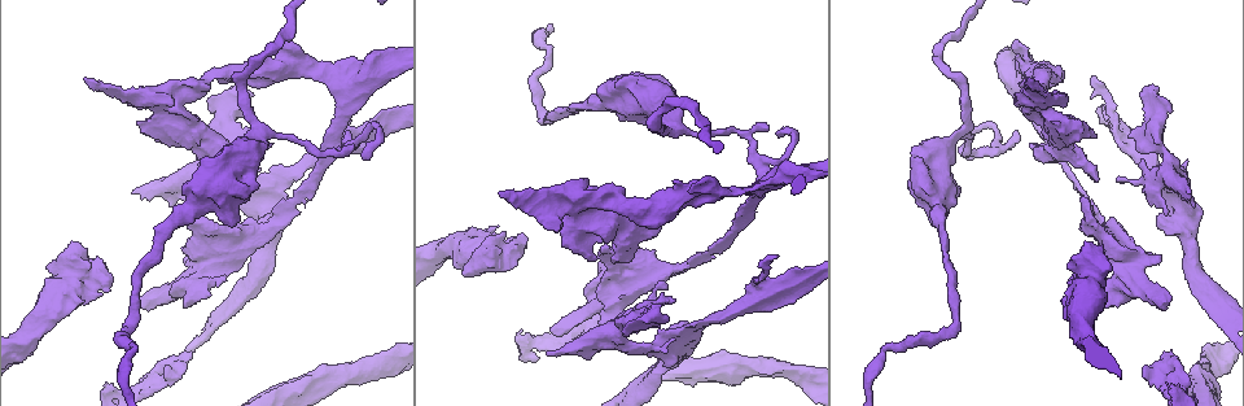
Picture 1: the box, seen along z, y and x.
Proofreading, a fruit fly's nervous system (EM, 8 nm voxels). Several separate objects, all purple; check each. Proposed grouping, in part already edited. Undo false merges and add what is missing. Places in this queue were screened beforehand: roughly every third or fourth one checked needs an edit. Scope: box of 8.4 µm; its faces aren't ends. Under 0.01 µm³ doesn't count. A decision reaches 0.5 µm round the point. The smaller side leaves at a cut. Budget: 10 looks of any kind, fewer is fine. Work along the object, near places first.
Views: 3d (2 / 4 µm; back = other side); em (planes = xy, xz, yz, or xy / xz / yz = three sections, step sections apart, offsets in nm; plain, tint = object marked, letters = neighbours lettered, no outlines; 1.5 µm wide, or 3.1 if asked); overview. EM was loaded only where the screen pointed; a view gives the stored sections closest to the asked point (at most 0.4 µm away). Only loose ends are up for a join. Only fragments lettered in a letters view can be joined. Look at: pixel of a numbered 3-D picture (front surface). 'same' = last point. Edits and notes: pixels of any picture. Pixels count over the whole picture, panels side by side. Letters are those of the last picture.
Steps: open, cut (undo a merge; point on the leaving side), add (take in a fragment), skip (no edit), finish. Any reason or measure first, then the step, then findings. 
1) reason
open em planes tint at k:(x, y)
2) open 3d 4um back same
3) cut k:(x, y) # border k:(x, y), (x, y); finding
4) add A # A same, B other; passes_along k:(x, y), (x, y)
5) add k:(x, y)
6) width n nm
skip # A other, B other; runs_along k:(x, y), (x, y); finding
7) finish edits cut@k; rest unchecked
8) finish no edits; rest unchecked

branch stops here
open em planes letters at 1:(744, 193)

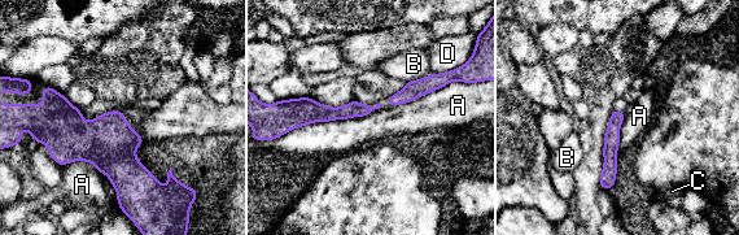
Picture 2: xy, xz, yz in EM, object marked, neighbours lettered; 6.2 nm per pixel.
skip # A other, B other, C other, D other; no lettered fragment goes on from it

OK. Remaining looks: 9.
free end
open em planes letters at 1:(272, 144)

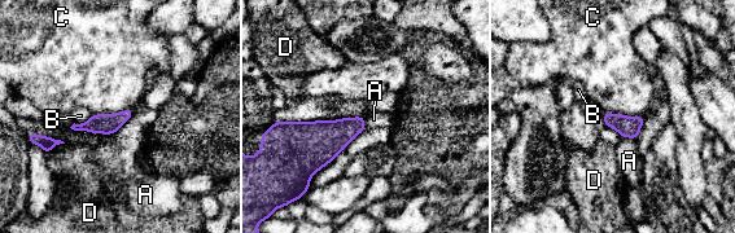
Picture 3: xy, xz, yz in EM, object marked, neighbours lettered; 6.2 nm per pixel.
longest_contact C 260 nm
skip # A other, B other, C other, D other; border 3:(134, 113), (109, 135); no lettered fragment goes on from it

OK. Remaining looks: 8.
branch stops here
open em planes letters at 1:(1161, 354)

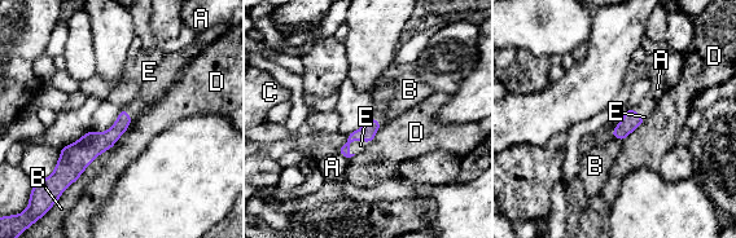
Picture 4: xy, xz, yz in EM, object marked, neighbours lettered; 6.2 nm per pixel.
add E # A other, B other, C other, D other, E same; passes_along 4:(367, 132), (354, 139), (356, 146); it goes on there

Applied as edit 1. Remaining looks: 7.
open overview

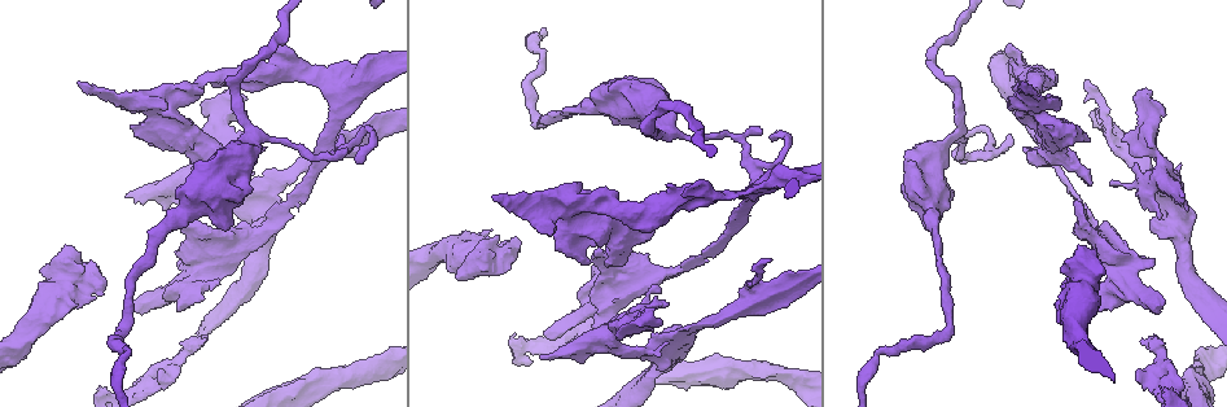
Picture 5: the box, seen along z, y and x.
stops while still wide
open 3d 2um at 5:(210, 287)

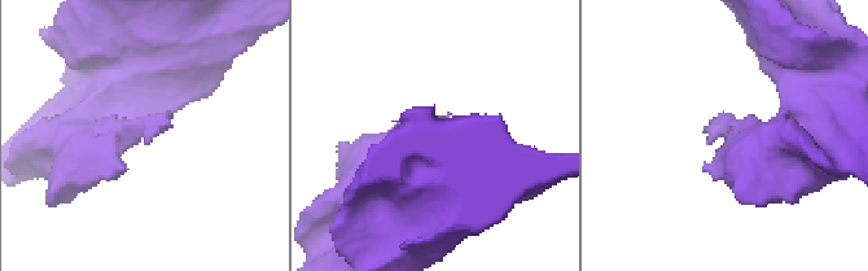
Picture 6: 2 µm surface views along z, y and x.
shape alone is not enough
open em planes letters at 6:(707, 144)

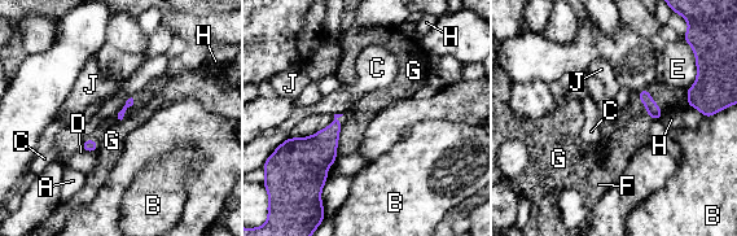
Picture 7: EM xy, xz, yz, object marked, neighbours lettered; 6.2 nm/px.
skip # A other, B other, C other, D other, E other, F other, G other, H other, J other; border 7:(342, 127), (336, 148); no lettered fragment goes on from it

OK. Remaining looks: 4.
finish edits add@4; rest unchecked

